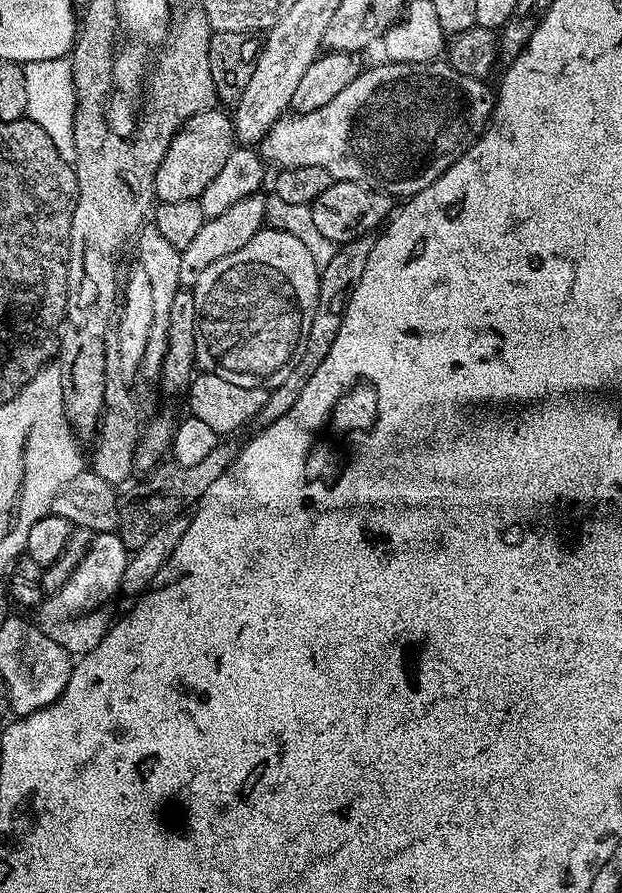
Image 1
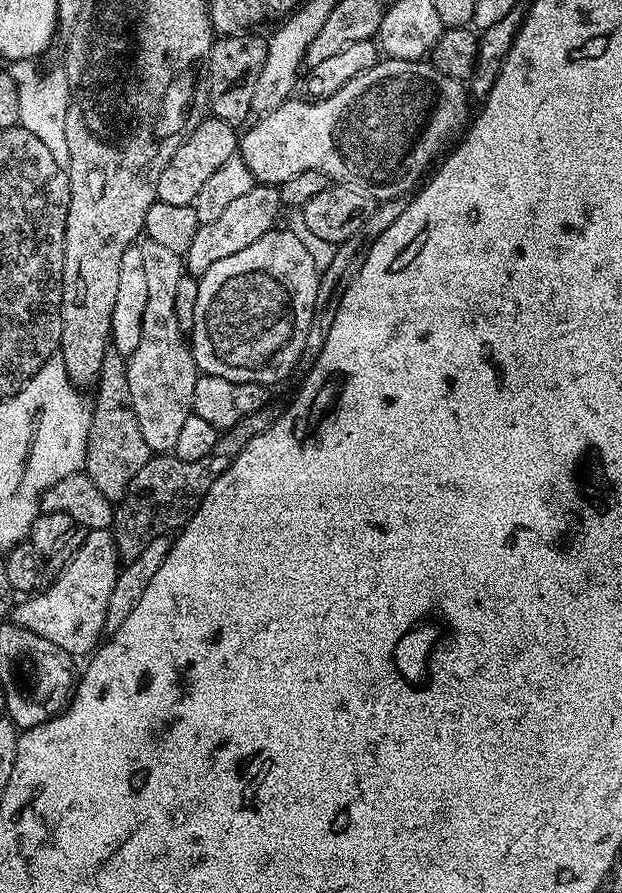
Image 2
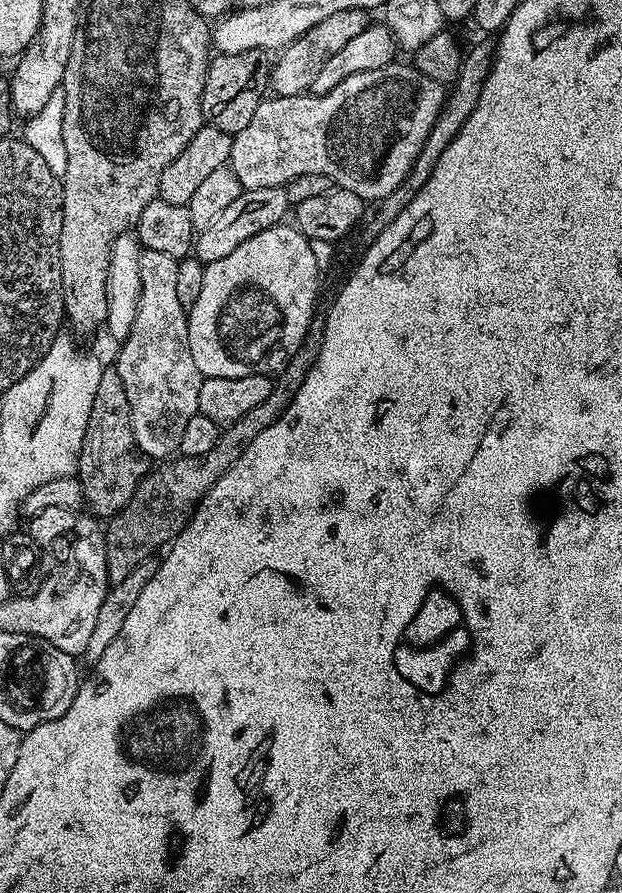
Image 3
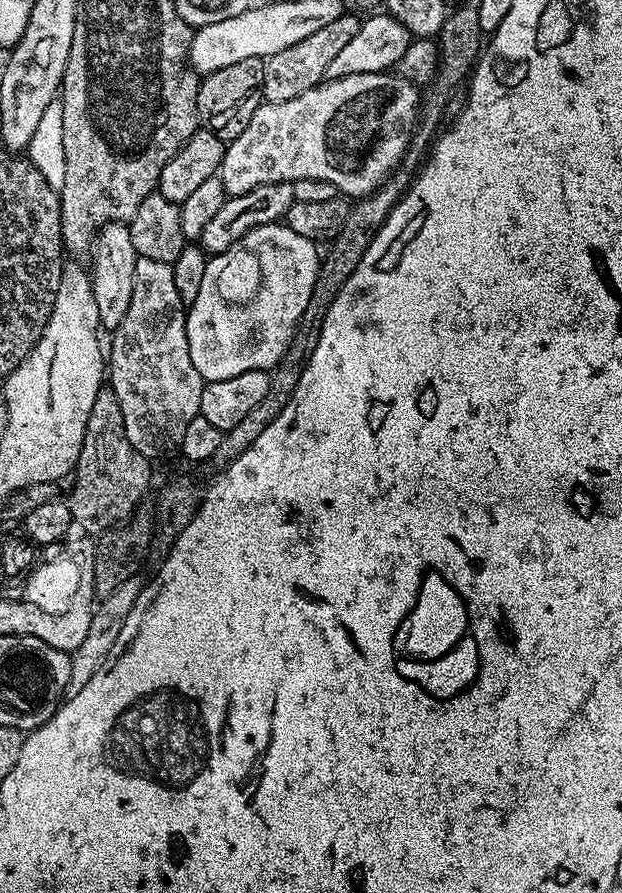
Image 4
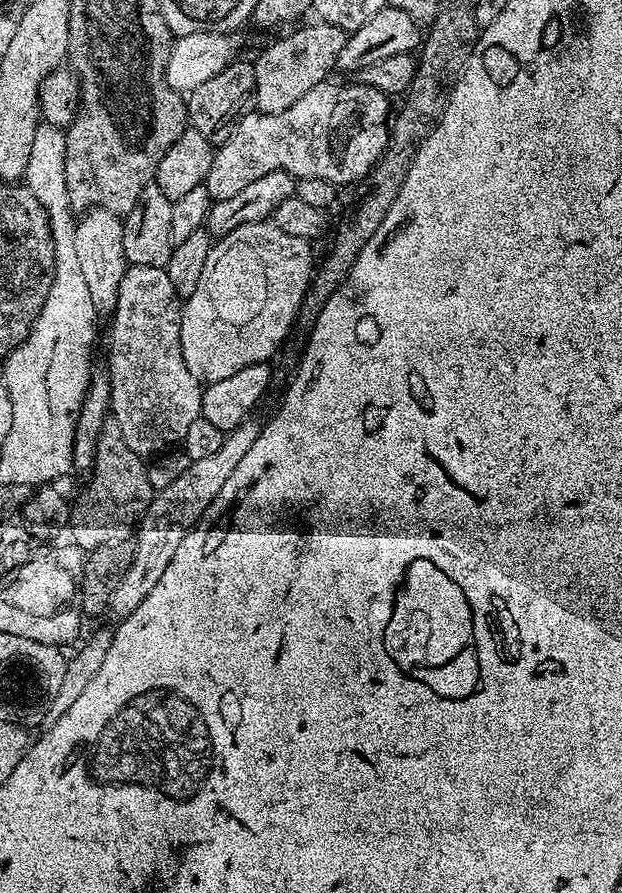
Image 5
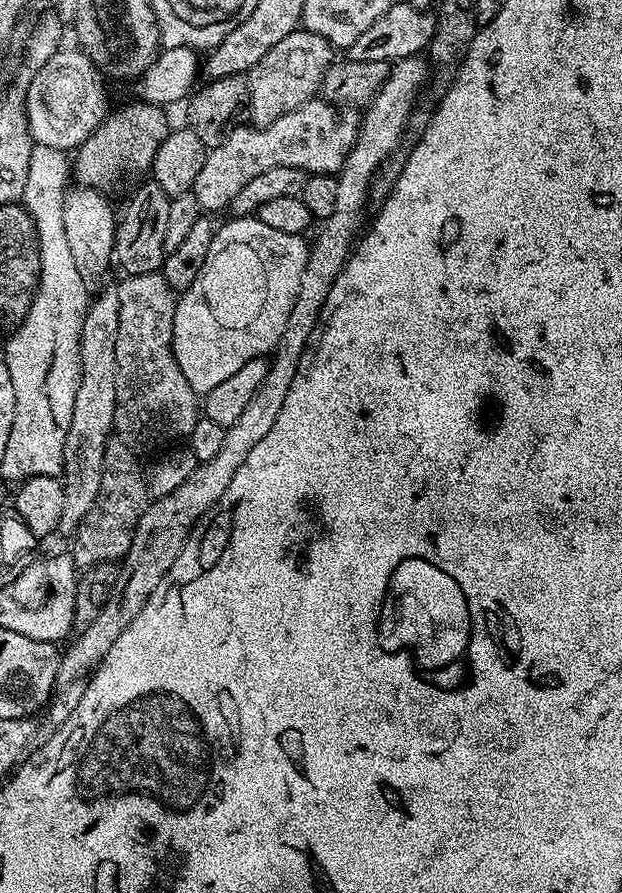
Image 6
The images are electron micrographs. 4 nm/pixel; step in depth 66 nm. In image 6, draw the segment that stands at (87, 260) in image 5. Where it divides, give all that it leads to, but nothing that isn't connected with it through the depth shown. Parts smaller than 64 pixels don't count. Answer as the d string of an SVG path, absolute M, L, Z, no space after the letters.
M76 186L64 198L62 223L66 226L66 242L70 245L74 266L78 266L78 274L82 274L82 282L89 286L103 285L108 267L114 264L118 216L112 213L112 204L104 196L107 195L101 189Z

